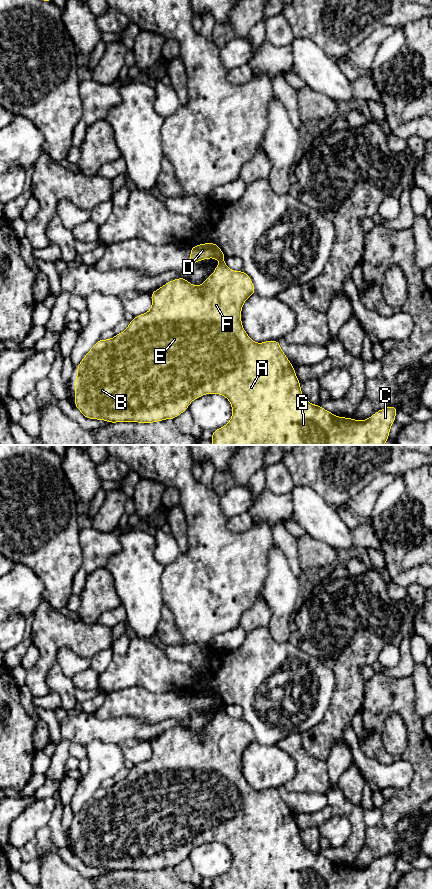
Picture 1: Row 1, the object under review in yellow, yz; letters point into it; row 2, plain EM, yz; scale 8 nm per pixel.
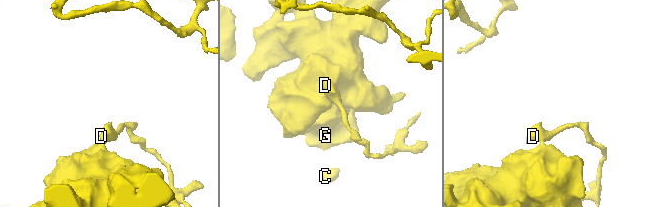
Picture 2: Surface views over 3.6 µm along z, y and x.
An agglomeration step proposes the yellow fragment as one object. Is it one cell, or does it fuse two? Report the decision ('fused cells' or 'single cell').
fused cells

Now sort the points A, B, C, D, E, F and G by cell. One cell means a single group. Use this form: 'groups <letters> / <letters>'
groups A B C E F G / D

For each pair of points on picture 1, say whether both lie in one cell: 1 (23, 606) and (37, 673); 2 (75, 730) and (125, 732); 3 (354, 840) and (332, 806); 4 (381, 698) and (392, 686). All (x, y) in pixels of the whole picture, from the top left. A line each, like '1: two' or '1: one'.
1: two
2: one
3: one
4: one

